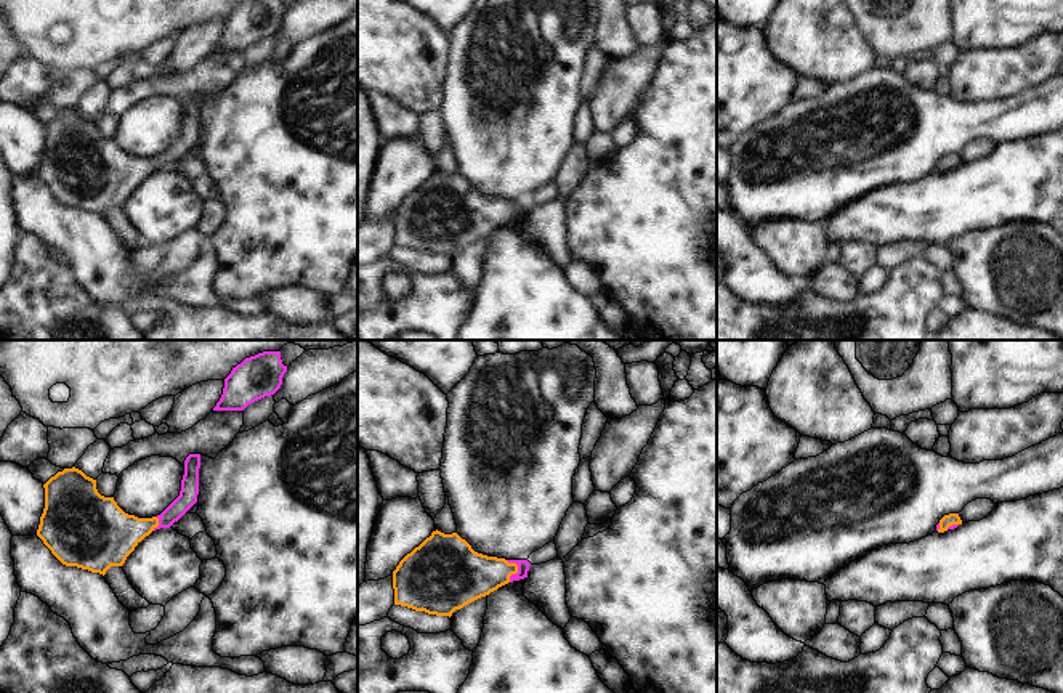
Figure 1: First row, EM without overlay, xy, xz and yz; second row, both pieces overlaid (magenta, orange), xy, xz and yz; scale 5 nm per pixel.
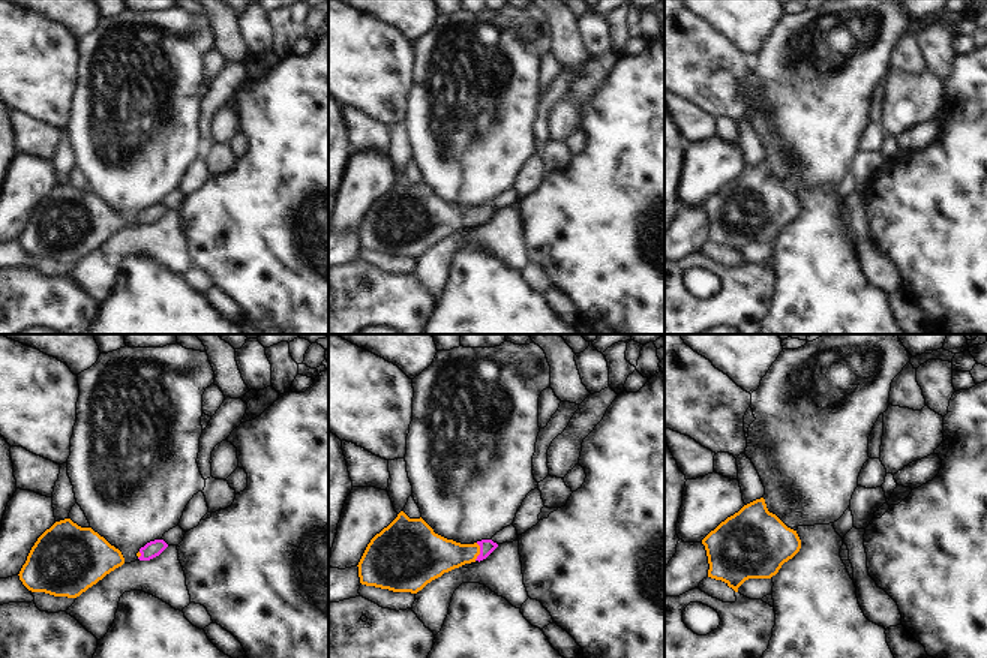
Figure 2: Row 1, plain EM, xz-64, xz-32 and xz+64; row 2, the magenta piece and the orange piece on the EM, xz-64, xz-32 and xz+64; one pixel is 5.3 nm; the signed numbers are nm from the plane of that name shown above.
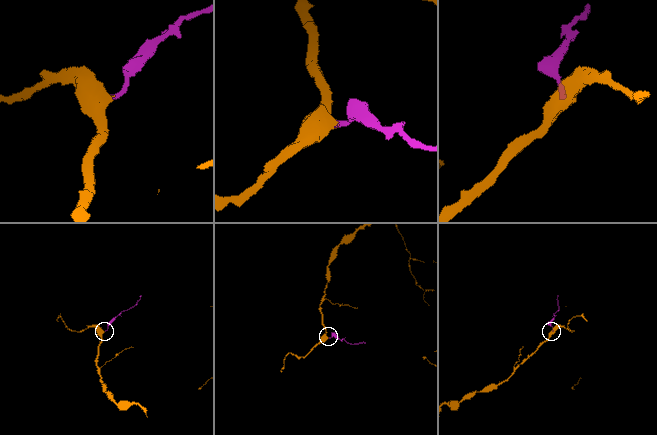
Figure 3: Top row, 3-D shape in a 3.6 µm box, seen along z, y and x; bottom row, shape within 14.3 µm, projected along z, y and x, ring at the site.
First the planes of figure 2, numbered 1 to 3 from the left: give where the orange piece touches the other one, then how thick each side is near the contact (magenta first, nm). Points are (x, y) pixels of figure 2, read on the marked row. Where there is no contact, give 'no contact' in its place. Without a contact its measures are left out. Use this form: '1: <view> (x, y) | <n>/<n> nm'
1: xz-64 (141, 555) | 90/20 nm
2: xz-32 (480, 552) | 80/220 nm
3: no contact

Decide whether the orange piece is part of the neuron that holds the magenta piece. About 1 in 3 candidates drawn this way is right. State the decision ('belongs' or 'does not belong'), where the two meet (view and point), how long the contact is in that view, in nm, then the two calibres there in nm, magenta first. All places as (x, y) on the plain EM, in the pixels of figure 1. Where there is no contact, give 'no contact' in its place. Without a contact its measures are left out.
belongs | xz (518, 209) | 110 nm | 60/240 nm

